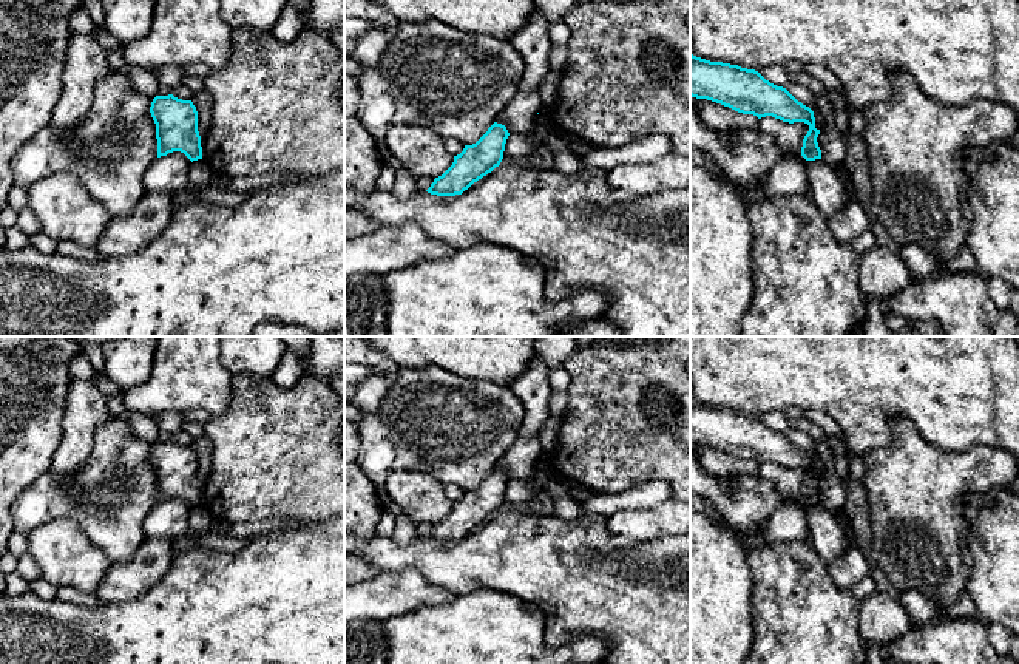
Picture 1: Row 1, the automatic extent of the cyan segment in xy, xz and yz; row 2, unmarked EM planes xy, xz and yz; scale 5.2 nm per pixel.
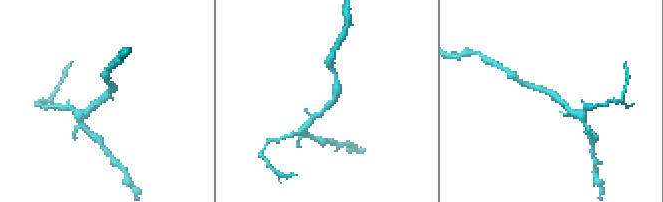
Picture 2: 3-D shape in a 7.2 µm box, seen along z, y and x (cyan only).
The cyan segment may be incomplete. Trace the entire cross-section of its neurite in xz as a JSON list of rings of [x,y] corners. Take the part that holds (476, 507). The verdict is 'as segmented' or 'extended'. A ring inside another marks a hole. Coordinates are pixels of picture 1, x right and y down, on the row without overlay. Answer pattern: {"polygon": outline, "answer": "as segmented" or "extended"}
{"polygon": [[[494,468],[476,490],[465,491],[463,497],[454,502],[452,511],[435,523],[426,537],[437,542],[462,540],[500,511],[508,482],[506,473]]], "answer": "as segmented"}

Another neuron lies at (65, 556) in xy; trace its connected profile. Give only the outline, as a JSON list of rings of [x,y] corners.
[[[68,519],[46,522],[26,534],[26,551],[40,568],[40,576],[56,587],[69,585],[96,593],[107,570],[107,554]]]

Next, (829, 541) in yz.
[[[823,505],[807,506],[806,520],[814,542],[812,547],[820,559],[829,565],[840,557],[849,545],[835,514]]]

